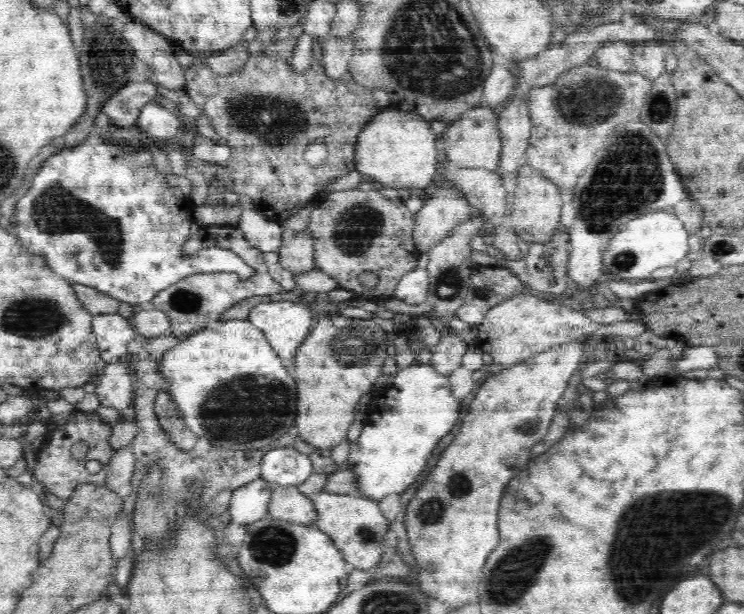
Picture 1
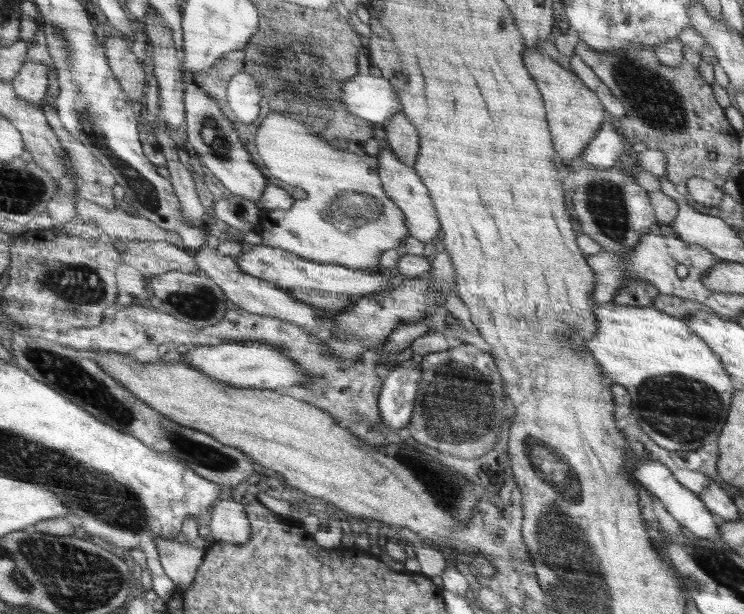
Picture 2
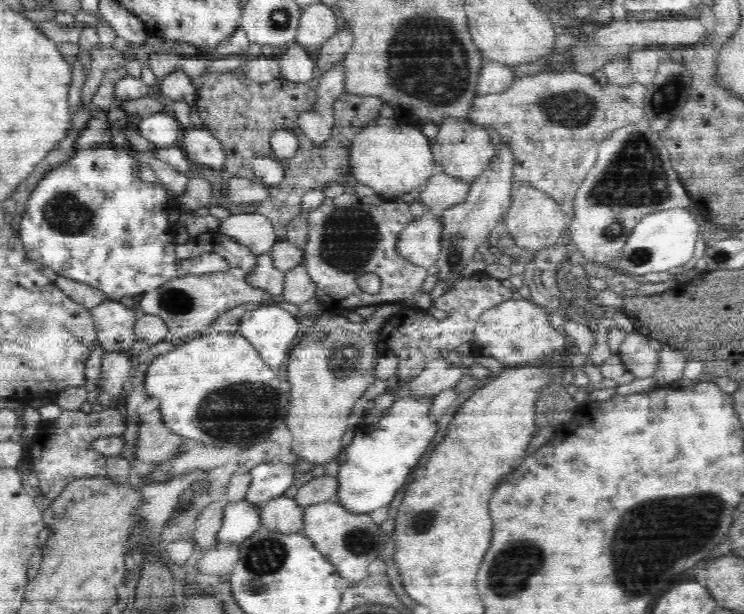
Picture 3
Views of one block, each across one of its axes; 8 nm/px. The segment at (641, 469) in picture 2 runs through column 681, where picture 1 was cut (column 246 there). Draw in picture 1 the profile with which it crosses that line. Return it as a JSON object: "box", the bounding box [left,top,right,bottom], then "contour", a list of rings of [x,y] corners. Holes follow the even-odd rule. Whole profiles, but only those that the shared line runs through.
{"box":[224,477,272,526],"contour":[[[258,477],[250,484],[234,489],[224,523],[232,522],[248,526],[264,518],[272,498],[271,486],[266,480]]]}

